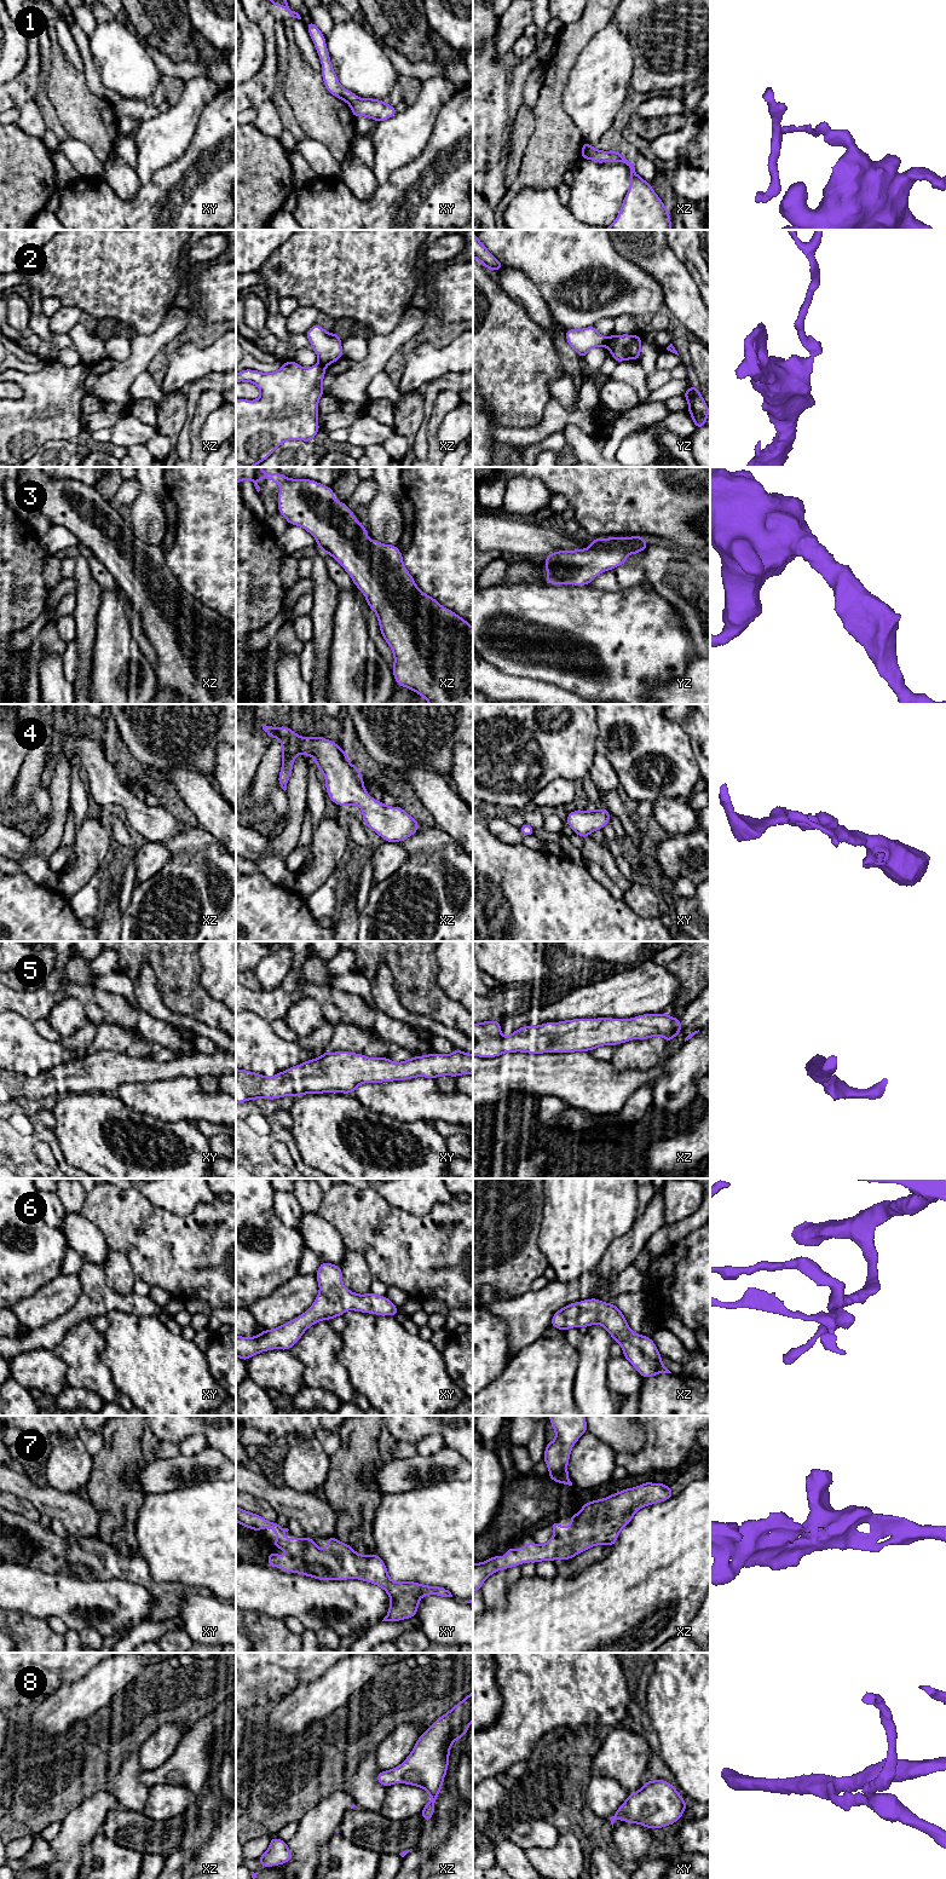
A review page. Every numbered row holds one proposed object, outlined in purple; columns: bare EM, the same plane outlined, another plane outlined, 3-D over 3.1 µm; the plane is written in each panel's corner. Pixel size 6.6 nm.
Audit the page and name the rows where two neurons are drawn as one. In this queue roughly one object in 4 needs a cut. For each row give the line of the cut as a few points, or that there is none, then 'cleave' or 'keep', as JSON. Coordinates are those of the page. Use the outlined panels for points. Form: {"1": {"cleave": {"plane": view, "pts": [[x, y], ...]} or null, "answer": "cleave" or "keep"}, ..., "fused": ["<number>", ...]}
{"1": {"cleave": {"plane": "xz", "pts": [[596, 149], [588, 157]]}, "answer": "cleave"}, "2": {"cleave": {"plane": "yz", "pts": [[606, 339], [607, 345]]}, "answer": "cleave"}, "3": {"cleave": null, "answer": "keep"}, "4": {"cleave": null, "answer": "keep"}, "5": {"cleave": null, "answer": "keep"}, "6": {"cleave": null, "answer": "keep"}, "7": {"cleave": null, "answer": "keep"}, "8": {"cleave": null, "answer": "keep"}, "fused": ["1", "2"]}

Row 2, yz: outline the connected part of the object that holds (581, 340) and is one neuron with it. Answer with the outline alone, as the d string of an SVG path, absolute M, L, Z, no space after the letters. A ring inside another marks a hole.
M594 325L565 330L565 336L569 345L582 359L584 359L590 348L607 346L607 338L600 335Z

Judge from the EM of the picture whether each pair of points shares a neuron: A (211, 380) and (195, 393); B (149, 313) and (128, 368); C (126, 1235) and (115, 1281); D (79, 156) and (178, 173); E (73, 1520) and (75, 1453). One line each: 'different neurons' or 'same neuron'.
A: same neuron
B: different neurons
C: different neurons
D: different neurons
E: different neurons

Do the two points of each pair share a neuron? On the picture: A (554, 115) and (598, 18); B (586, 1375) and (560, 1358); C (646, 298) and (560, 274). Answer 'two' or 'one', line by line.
A: one
B: two
C: one

